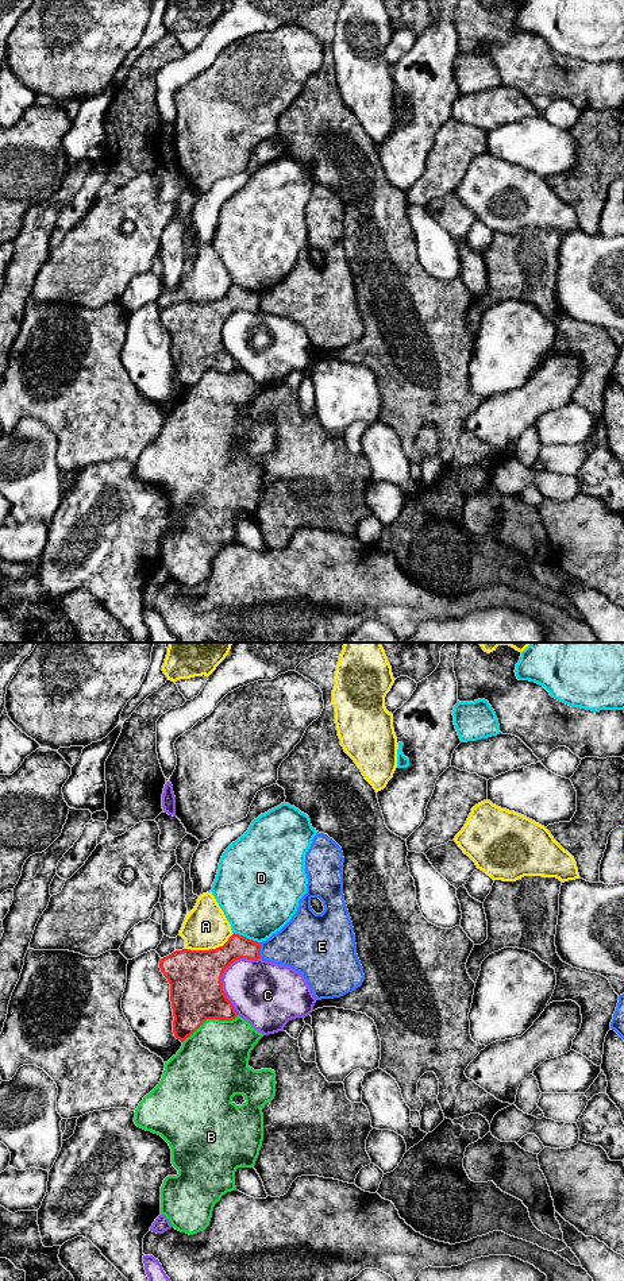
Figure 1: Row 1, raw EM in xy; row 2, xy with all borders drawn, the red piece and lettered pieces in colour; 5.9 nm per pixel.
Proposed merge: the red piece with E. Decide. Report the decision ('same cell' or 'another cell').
another cell

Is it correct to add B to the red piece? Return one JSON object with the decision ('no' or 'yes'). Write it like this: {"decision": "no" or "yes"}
{"decision": "no"}

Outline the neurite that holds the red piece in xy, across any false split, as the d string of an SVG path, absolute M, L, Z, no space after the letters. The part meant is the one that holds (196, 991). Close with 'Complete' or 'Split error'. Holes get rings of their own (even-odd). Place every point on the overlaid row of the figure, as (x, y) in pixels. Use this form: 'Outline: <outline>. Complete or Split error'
Outline: M239 934L209 950L176 950L161 958L159 968L170 984L173 1033L184 1042L207 1019L232 1020L238 1016L223 991L224 971L236 960L258 960L261 945Z. Complete

